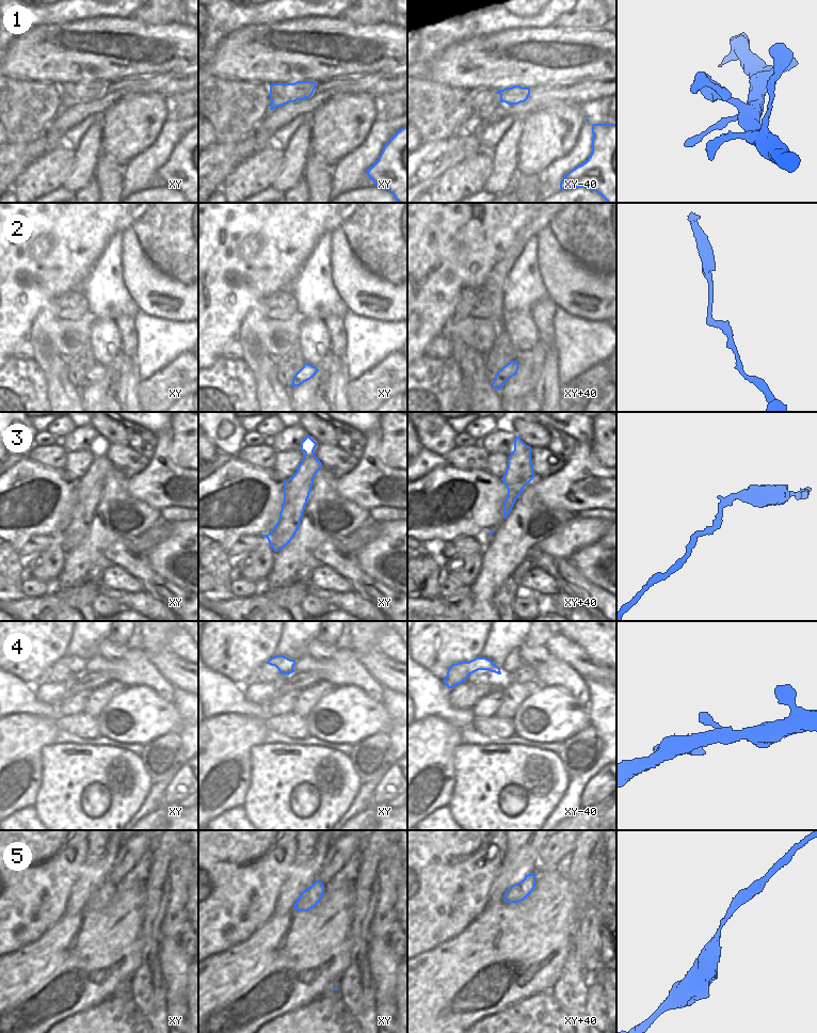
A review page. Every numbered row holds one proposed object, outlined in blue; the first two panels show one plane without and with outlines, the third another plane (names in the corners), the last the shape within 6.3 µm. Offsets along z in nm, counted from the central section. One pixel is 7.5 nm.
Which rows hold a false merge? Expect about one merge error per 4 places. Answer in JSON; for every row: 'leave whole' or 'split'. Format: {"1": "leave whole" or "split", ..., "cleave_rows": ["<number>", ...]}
{"1": "leave whole", "2": "leave whole", "3": "leave whole", "4": "leave whole", "5": "leave whole", "cleave_rows": []}

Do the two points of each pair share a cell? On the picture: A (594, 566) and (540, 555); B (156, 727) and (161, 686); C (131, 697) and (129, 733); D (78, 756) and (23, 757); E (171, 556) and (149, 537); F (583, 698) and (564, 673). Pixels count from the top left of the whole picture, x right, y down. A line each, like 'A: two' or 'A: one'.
A: two
B: two
C: one
D: two
E: two
F: one

